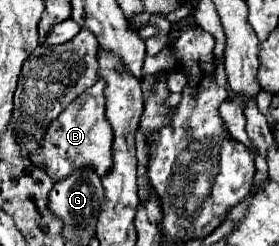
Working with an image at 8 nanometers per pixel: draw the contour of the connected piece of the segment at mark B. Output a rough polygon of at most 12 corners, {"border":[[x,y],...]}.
{"border":[[102,78],[50,122],[28,156],[54,182],[112,170]]}

